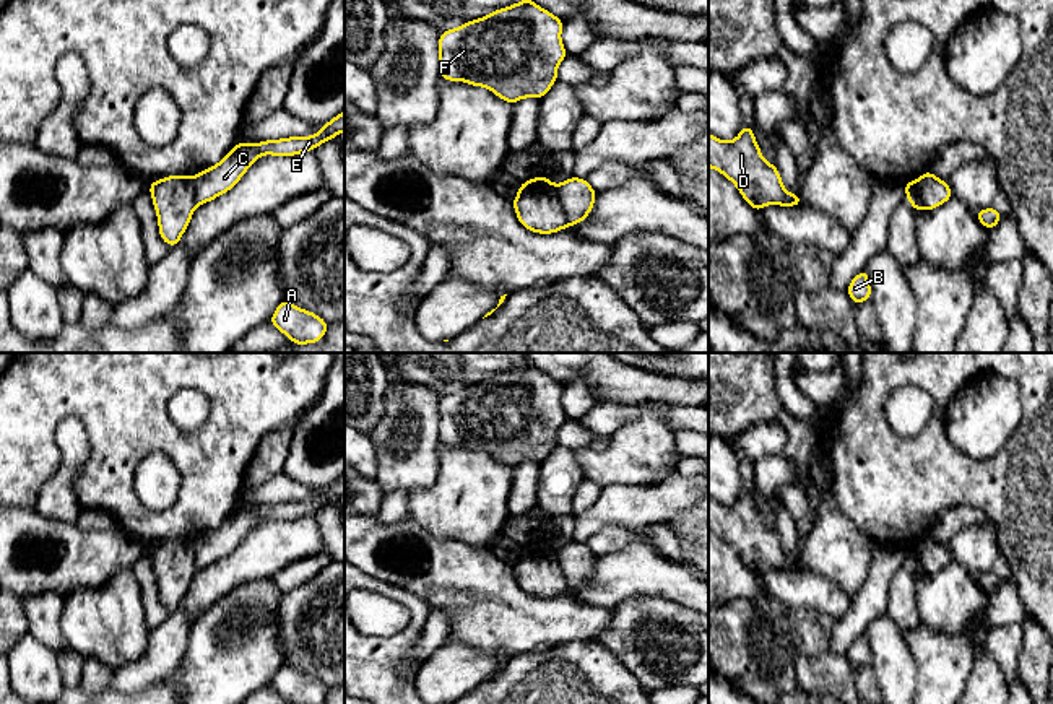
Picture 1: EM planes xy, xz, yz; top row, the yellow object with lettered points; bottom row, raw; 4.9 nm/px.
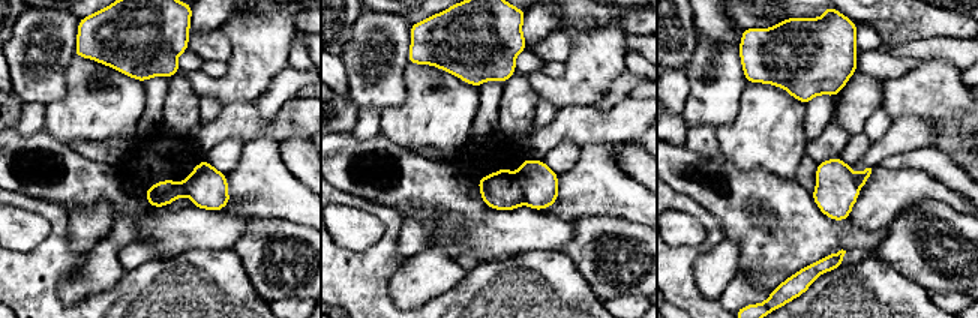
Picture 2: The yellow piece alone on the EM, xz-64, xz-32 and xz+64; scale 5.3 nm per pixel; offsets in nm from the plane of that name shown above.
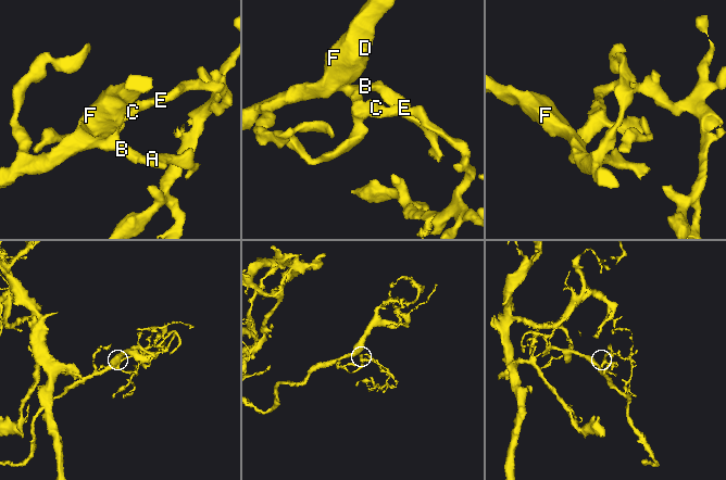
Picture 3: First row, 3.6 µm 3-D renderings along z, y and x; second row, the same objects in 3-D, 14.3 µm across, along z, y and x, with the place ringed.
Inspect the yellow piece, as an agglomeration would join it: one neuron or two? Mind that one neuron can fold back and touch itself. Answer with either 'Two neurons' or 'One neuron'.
Two neurons

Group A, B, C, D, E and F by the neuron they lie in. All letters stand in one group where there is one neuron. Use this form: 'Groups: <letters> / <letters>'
Groups: A B D F / C E

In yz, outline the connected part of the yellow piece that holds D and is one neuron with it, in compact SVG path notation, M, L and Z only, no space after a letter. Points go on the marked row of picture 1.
M748 124L733 141L723 141L708 133L708 167L731 180L757 213L767 205L803 205L801 193L790 193L782 184L777 166L764 159Z

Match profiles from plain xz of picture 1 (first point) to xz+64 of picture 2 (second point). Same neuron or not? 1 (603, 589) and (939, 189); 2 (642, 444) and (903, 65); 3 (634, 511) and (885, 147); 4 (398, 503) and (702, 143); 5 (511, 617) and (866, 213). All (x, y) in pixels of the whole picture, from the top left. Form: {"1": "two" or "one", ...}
{"1": "one", "2": "two", "3": "one", "4": "one", "5": "two"}

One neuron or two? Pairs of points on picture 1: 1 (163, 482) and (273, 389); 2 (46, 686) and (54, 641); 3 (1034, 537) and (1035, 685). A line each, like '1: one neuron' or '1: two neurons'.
1: two neurons
2: two neurons
3: two neurons

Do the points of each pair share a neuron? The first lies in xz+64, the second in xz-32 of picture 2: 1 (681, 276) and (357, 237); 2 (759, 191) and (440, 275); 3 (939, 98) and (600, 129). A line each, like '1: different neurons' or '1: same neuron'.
1: different neurons
2: different neurons
3: different neurons

